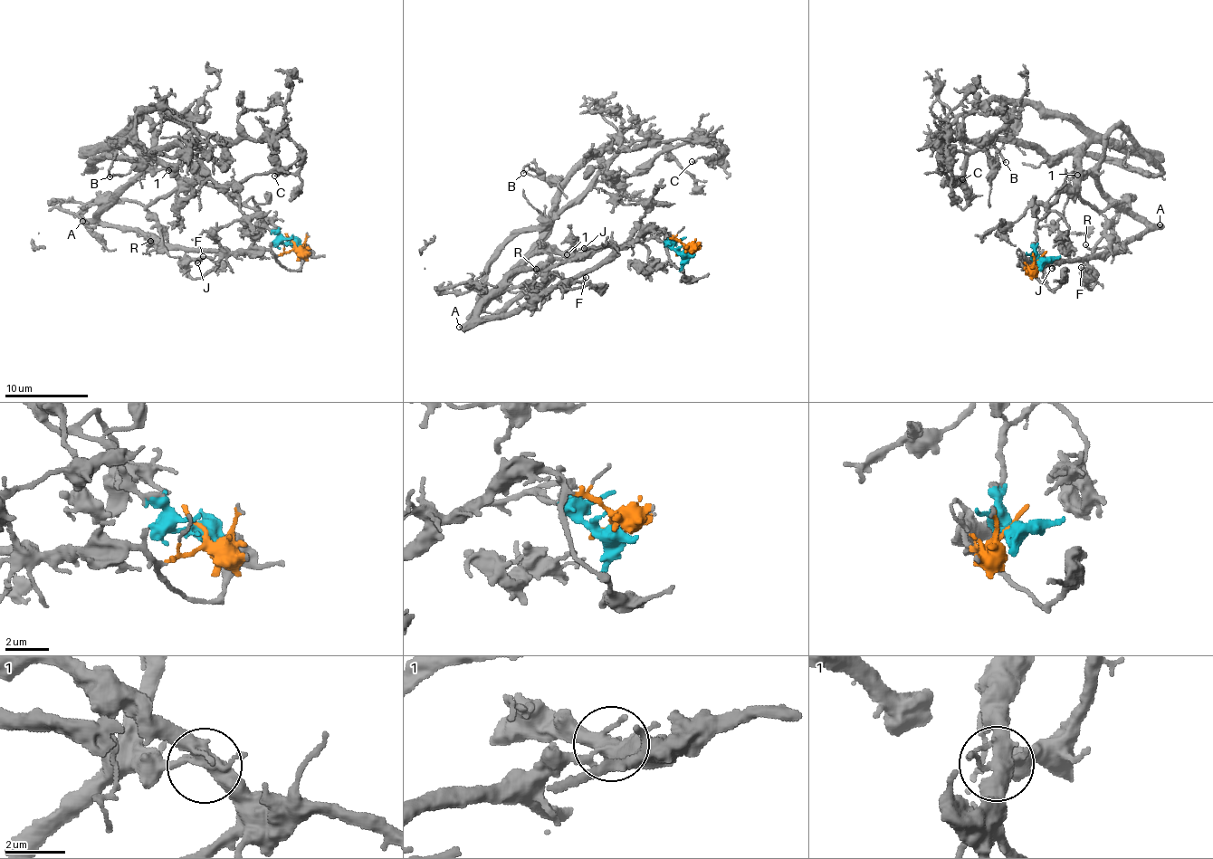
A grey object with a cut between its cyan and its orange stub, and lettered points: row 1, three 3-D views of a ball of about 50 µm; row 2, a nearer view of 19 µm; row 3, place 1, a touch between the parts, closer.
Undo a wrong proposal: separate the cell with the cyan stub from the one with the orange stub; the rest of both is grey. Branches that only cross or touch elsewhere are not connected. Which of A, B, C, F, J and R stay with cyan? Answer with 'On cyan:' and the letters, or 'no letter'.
On cyan: B, C

